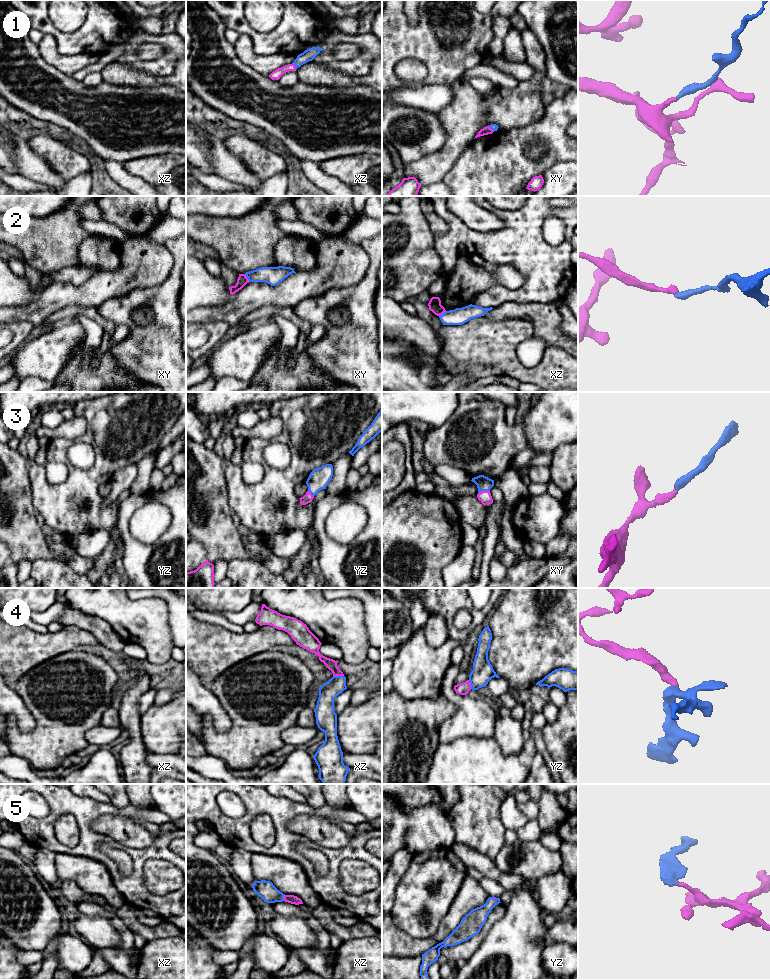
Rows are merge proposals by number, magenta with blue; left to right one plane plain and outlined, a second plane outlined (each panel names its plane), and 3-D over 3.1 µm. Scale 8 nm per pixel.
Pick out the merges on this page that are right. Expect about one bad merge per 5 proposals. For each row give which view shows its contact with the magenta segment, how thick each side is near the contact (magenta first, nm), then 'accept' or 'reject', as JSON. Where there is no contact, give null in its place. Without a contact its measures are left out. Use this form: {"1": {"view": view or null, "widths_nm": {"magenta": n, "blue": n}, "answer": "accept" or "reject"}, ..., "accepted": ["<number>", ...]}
{"1": {"view": "xz", "widths_nm": {"magenta": 70, "blue": 100}, "answer": "accept"}, "2": {"view": "xy", "widths_nm": {"magenta": 90, "blue": 140}, "answer": "reject"}, "3": {"view": "xy", "widths_nm": {"magenta": 100, "blue": 120}, "answer": "accept"}, "4": {"view": "xz", "widths_nm": {"magenta": 90, "blue": 150}, "answer": "accept"}, "5": {"view": "xz", "widths_nm": {"magenta": 70, "blue": 150}, "answer": "accept"}, "accepted": ["1", "3", "4", "5"]}

